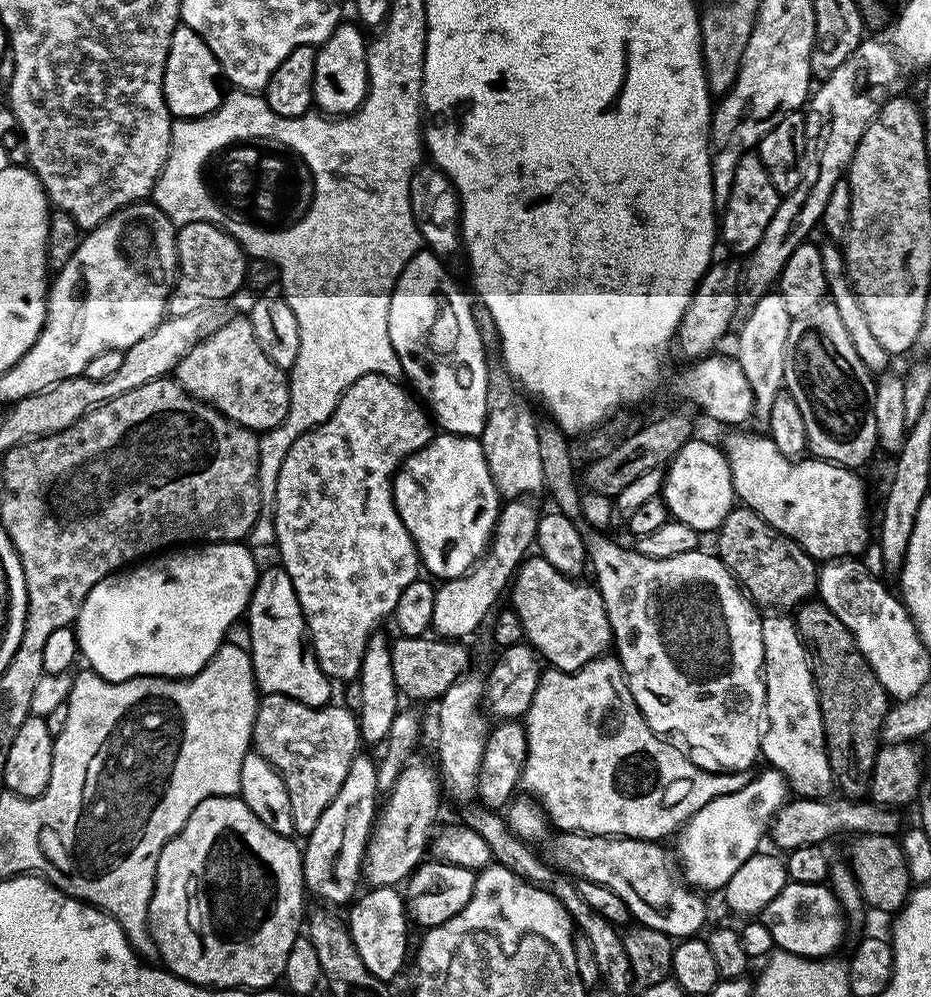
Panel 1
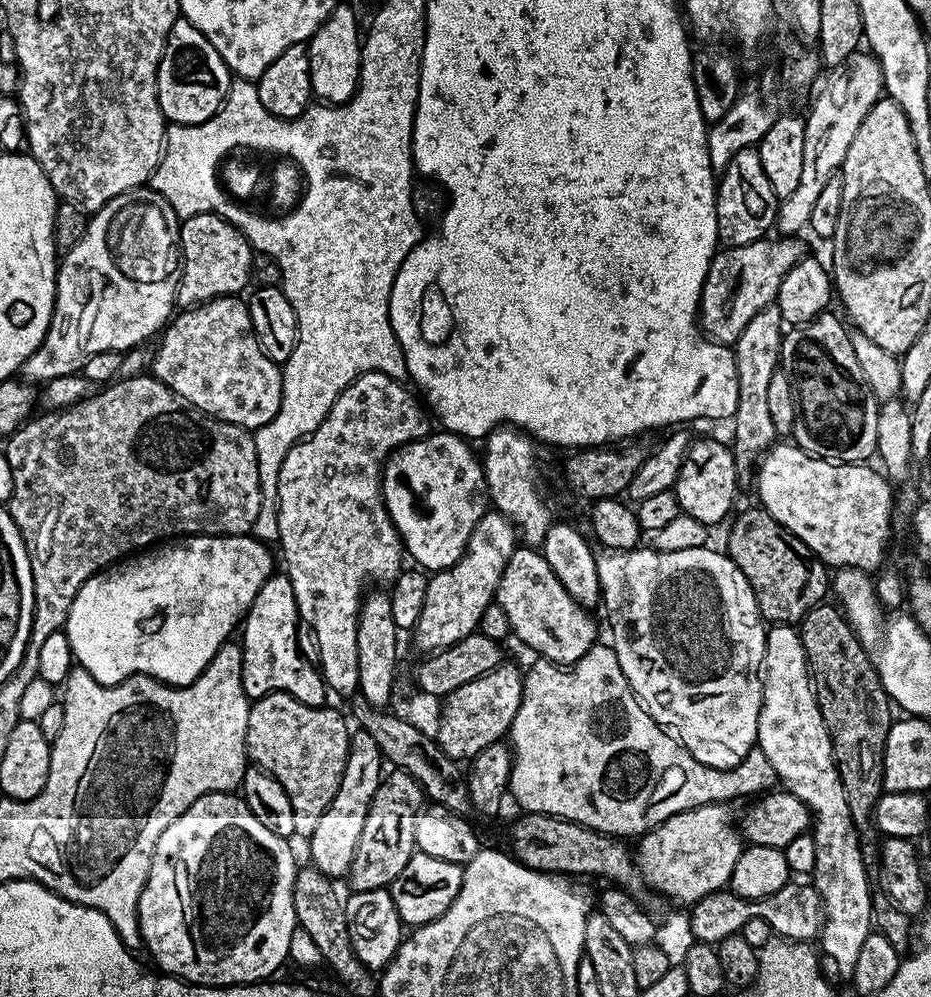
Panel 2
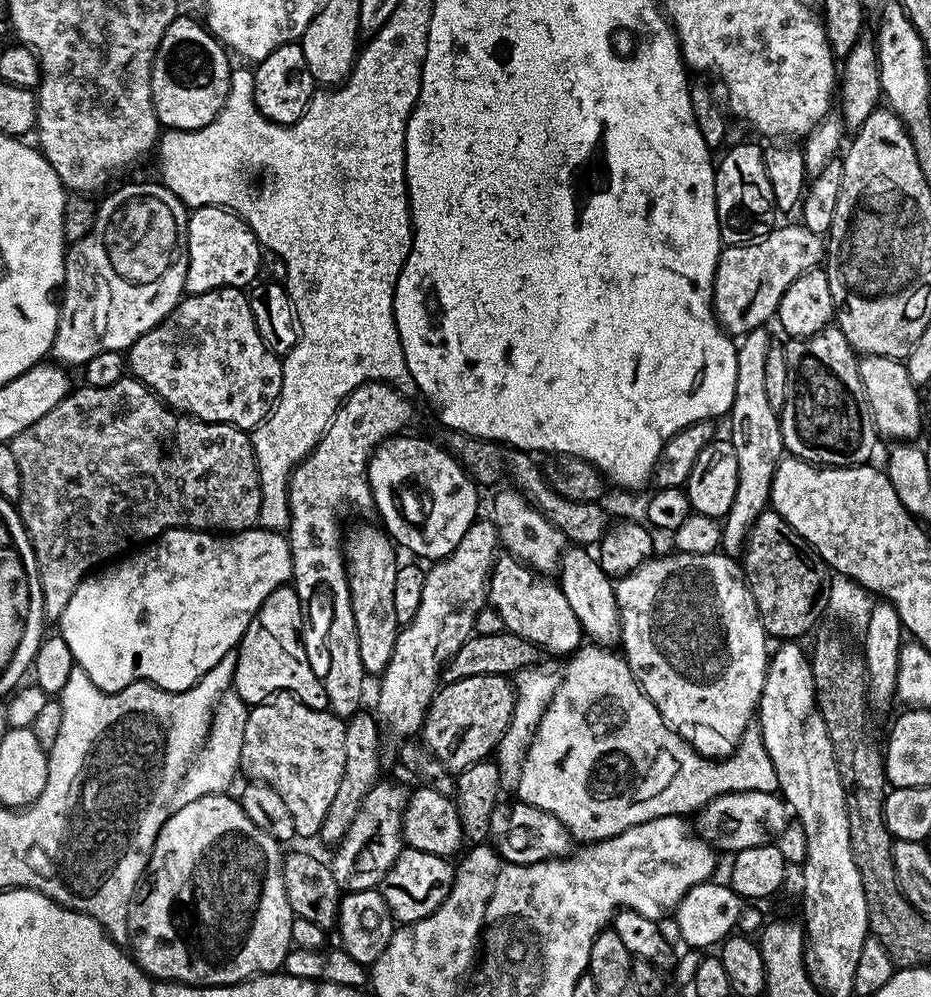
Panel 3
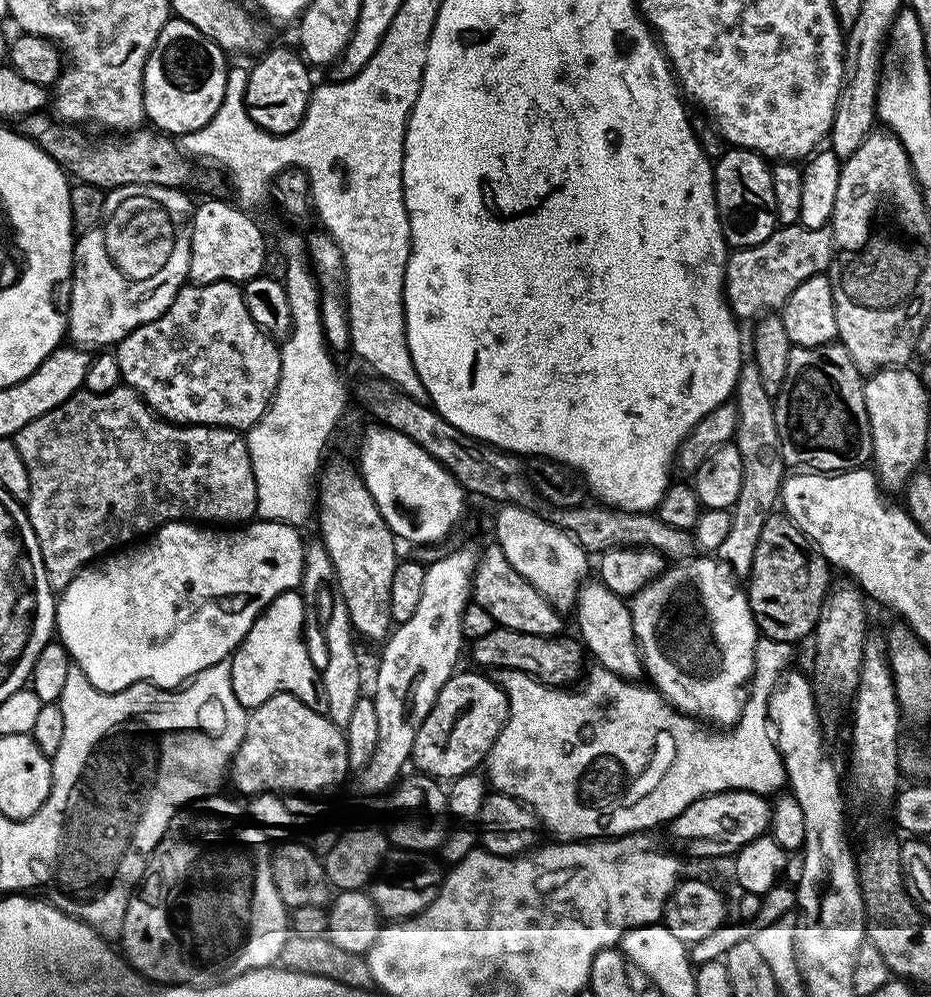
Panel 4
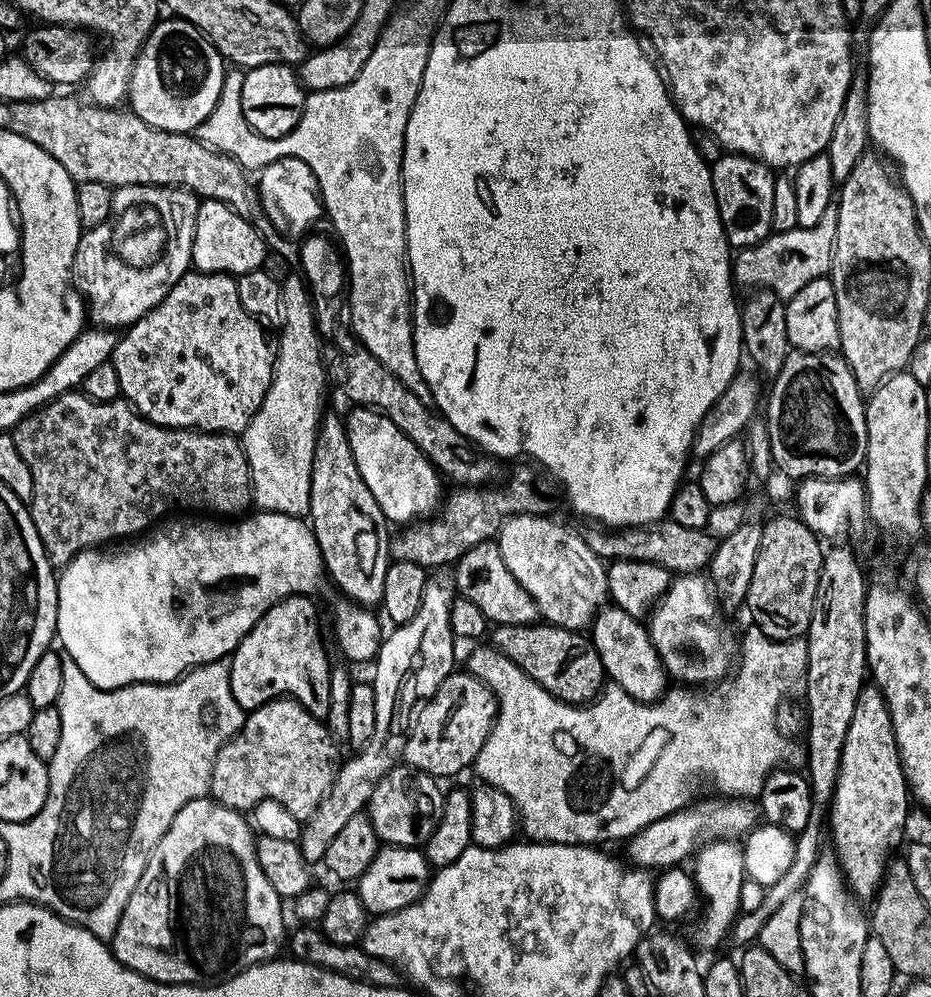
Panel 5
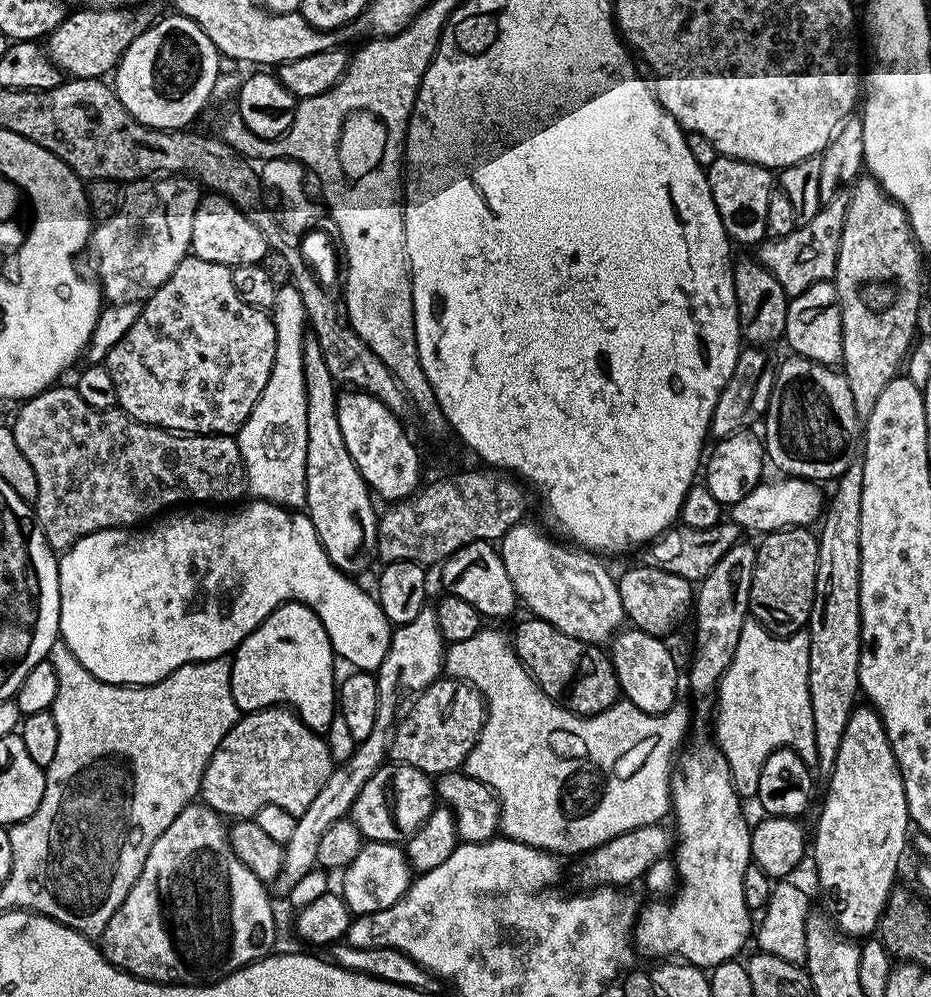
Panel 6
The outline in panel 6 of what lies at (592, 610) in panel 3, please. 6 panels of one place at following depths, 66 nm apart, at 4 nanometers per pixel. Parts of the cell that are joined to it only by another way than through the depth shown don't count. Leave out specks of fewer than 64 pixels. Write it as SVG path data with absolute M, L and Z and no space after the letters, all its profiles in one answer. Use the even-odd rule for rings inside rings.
M631 626L625 627L623 630L616 632L610 641L610 655L612 657L612 665L616 671L616 677L620 683L620 691L623 699L629 700L634 706L638 706L638 710L642 710L646 714L657 718L663 717L666 710L670 710L673 704L677 703L676 687L681 687L682 672L676 669L676 660L672 657L670 649L664 645L665 641L659 636L651 636L646 634L640 628Z

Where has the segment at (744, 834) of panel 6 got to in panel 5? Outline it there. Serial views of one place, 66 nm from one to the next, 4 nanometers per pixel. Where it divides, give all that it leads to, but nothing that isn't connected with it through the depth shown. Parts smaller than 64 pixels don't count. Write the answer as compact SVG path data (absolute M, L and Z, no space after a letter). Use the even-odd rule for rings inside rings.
M713 840L711 844L704 845L699 852L695 853L695 860L695 885L702 897L702 908L704 904L704 921L700 924L700 940L706 947L716 948L729 939L729 932L741 914L738 894L742 890L742 882L746 879L744 850L736 840Z

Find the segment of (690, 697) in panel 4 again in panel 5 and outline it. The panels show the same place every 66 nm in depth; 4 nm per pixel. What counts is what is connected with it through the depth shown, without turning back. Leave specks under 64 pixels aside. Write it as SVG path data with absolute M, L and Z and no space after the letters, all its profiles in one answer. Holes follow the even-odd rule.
M684 574L669 584L667 594L652 609L646 627L654 650L664 663L664 671L673 681L684 686L711 685L729 675L738 644L735 639L732 641L730 633L724 632L720 616L718 601L705 577Z

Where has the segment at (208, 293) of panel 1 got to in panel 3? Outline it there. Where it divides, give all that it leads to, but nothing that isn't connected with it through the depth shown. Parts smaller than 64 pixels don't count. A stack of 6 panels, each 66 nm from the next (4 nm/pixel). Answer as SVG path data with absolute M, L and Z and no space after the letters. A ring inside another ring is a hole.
M218 204L191 209L188 218L188 269L185 289L189 293L219 288L247 289L260 276L261 241L239 214Z

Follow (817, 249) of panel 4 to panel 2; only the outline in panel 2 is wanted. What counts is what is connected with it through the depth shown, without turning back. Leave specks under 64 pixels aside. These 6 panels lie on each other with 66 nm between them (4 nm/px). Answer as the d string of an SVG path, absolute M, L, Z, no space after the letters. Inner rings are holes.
M777 238L778 240L762 239L750 242L746 246L737 248L724 248L713 256L708 273L702 286L700 295L699 323L703 331L717 344L735 345L737 338L746 330L750 318L758 314L764 308L775 305L776 295L782 286L782 278L790 274L790 270L802 259L805 259L804 244L800 238Z

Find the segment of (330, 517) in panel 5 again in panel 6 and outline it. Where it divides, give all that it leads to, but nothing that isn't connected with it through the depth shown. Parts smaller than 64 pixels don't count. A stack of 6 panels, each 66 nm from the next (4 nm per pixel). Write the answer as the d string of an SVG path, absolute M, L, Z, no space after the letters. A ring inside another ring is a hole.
M316 335L304 337L302 366L306 386L306 502L304 508L330 558L339 572L357 574L371 566L376 556L378 508L372 505L373 493L362 478L338 426L337 381L333 380L322 358Z

